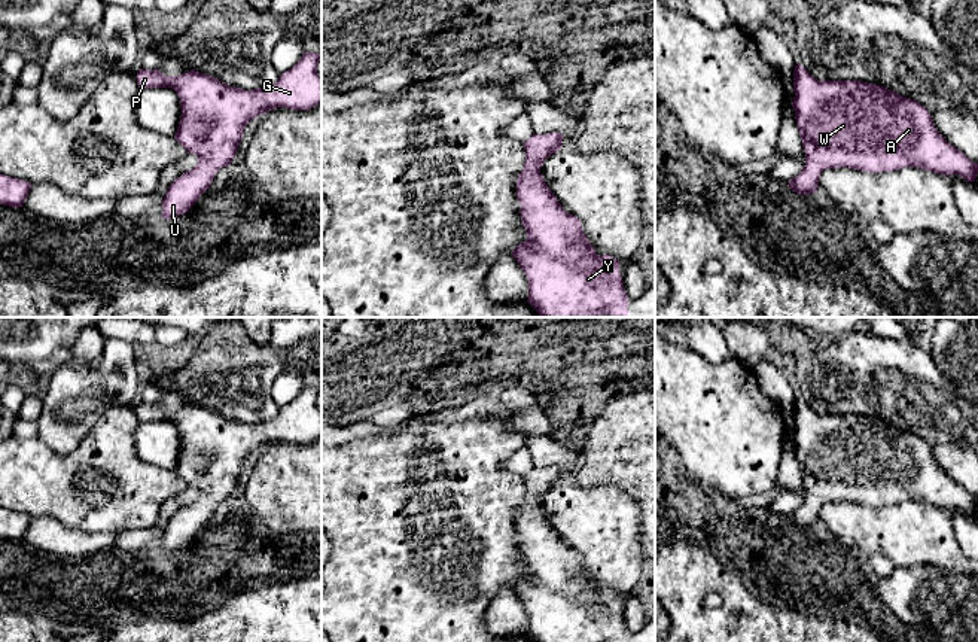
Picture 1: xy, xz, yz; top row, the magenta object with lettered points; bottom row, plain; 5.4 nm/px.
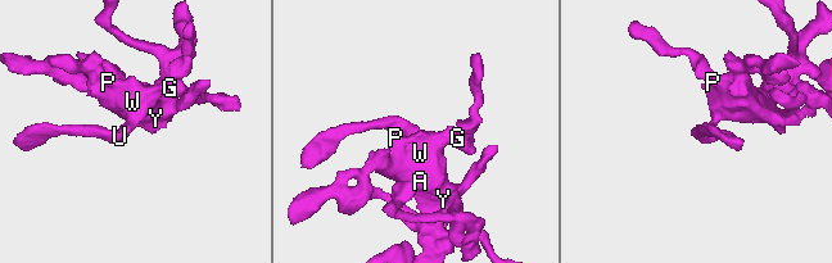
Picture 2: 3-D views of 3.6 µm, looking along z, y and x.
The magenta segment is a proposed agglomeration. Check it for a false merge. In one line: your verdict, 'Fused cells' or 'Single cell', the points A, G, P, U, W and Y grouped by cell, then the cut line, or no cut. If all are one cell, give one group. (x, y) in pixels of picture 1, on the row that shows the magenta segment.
Single cell. Groups: A G P U W Y. No split

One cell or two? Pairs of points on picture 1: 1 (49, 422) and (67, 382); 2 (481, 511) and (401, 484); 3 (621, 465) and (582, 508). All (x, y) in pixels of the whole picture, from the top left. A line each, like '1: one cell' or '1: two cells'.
1: one cell
2: one cell
3: two cells

